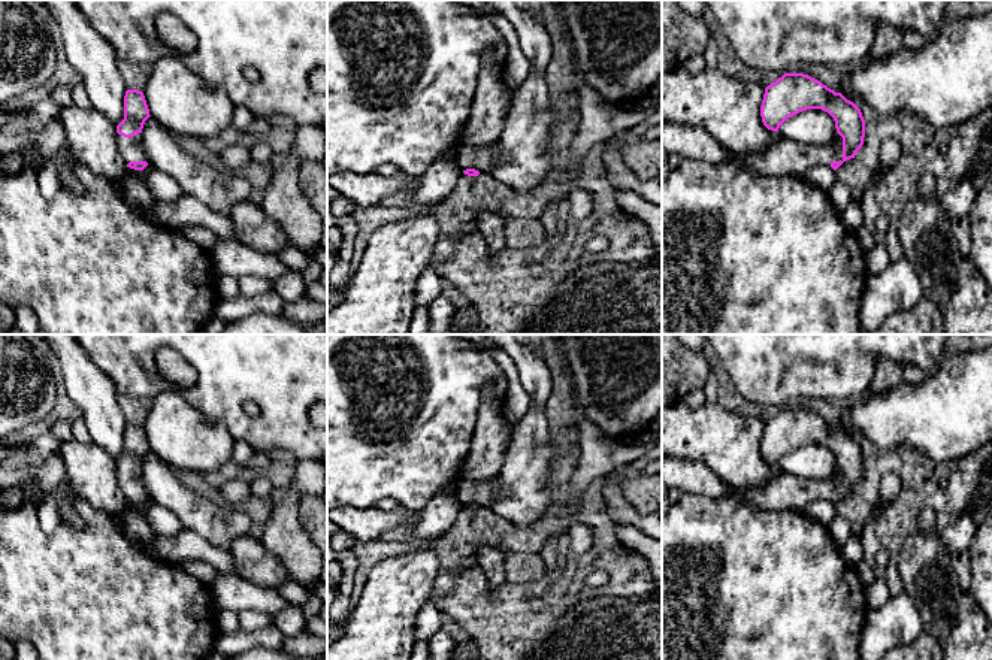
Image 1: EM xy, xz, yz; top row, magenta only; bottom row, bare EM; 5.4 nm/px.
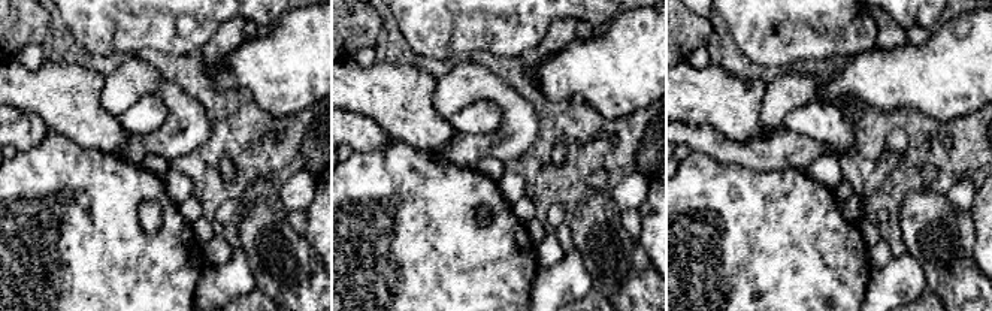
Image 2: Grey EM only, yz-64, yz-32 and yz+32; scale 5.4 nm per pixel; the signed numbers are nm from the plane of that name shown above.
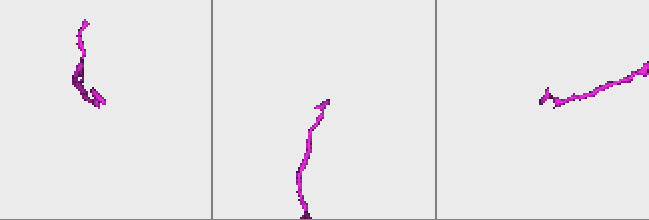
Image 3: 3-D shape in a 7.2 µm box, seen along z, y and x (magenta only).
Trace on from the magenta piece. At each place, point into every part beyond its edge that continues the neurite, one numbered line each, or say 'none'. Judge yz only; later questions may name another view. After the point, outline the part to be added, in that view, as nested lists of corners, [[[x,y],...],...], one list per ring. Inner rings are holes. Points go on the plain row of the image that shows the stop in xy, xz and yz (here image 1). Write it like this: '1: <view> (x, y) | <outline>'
1: yz (785, 492) | [[[662,457],[662,485],[713,499],[734,494],[738,500],[760,509],[805,512],[816,499],[831,500],[832,496],[843,496],[843,472],[838,469],[834,479],[822,481],[780,473],[765,485],[738,490],[723,482],[704,463]]]

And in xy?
1: xy (130, 483) | [[[117,467],[117,481],[118,487],[124,493],[124,496],[128,499],[130,496],[148,496],[143,476],[142,476],[142,467],[137,467],[133,472],[124,472]]]

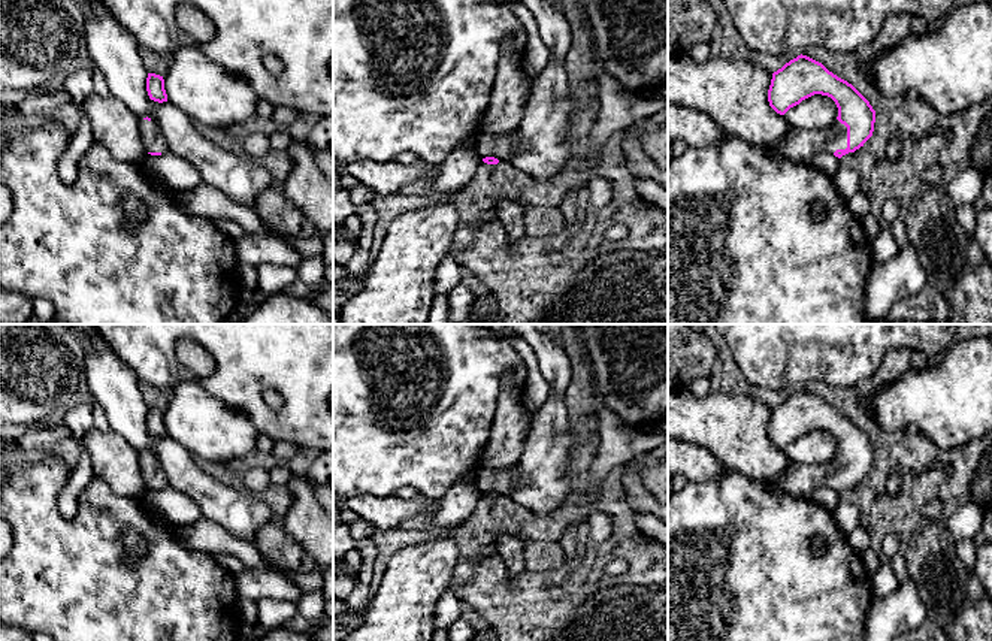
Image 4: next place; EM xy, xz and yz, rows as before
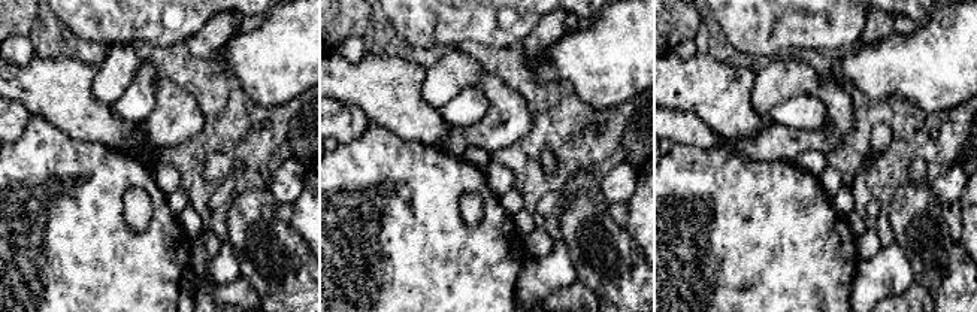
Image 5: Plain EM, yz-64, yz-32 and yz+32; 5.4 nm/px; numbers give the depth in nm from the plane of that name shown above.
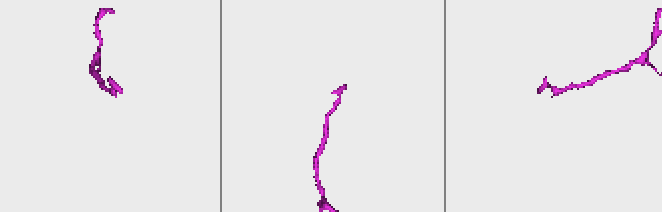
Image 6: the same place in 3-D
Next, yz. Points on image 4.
1: yz (800, 480) | [[[838,454],[825,465],[795,465],[772,481],[765,481],[769,489],[790,496],[811,498],[819,487],[834,489],[847,483],[847,462]]]

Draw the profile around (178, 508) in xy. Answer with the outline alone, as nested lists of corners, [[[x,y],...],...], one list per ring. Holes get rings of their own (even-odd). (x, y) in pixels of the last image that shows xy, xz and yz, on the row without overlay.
[[[173,487],[161,490],[146,489],[143,502],[154,507],[166,520],[173,524],[193,524],[202,515],[199,505],[190,495],[185,495]]]

